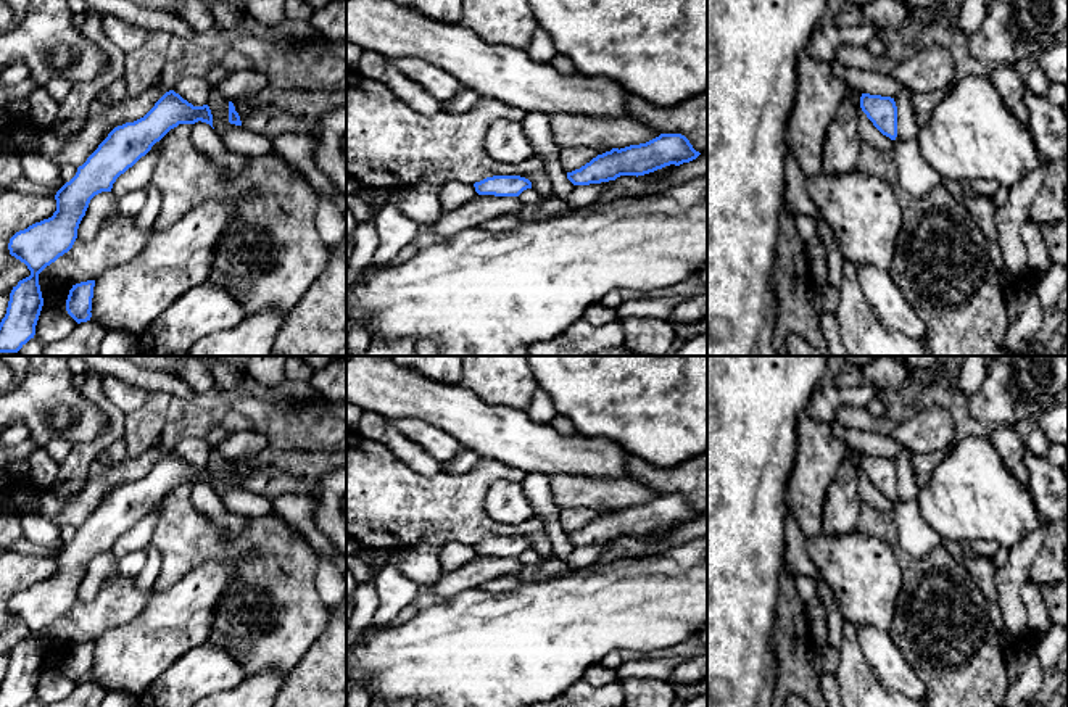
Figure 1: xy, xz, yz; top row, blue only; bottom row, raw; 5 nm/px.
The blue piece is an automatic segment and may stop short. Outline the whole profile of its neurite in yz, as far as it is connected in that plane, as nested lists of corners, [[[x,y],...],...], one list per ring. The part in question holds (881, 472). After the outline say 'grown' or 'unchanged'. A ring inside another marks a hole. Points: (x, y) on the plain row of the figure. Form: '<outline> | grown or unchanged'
[[[862,454],[860,469],[873,486],[891,501],[897,498],[897,467],[894,459]]] | unchanged

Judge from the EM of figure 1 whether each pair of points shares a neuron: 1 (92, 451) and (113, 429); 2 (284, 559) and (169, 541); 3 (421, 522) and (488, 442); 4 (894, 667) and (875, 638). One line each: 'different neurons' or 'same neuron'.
1: same neuron
2: same neuron
3: different neurons
4: same neuron

